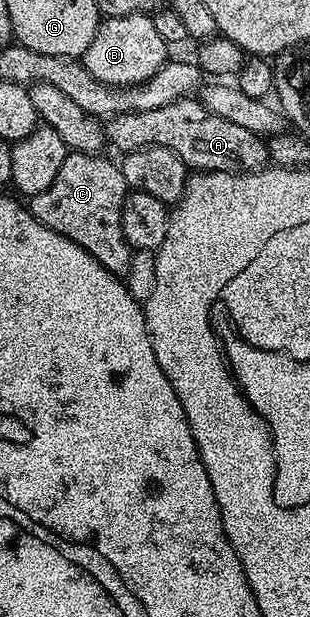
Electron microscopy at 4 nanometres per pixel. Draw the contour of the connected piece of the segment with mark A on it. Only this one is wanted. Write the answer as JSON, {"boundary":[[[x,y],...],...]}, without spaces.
{"boundary":[[[194,98],[174,100],[168,106],[156,106],[154,110],[139,112],[122,112],[119,116],[109,117],[105,121],[104,131],[107,141],[119,148],[119,153],[134,152],[138,148],[150,148],[153,144],[172,150],[186,163],[187,169],[198,172],[256,172],[267,167],[270,150],[267,141],[257,136],[252,130],[244,130],[244,126],[236,126],[236,122],[228,122],[228,118],[220,118],[212,114],[202,103]]]}

